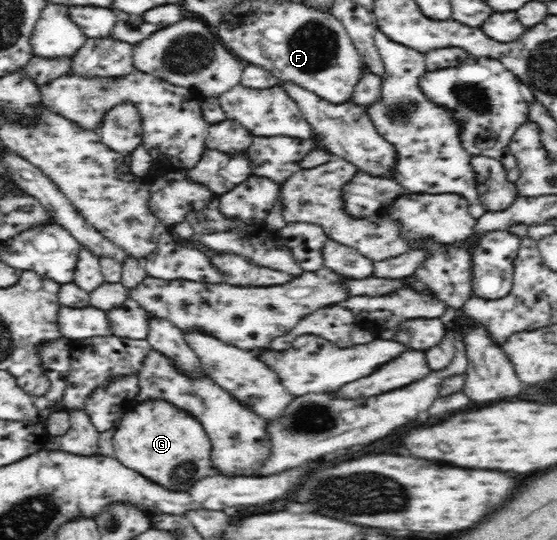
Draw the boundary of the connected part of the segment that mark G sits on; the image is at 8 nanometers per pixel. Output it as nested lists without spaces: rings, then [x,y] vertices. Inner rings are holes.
[[[164,399],[138,403],[122,417],[114,433],[114,453],[120,463],[174,492],[184,491],[198,479],[210,475],[210,449],[210,439],[202,425],[188,411],[172,407]]]

